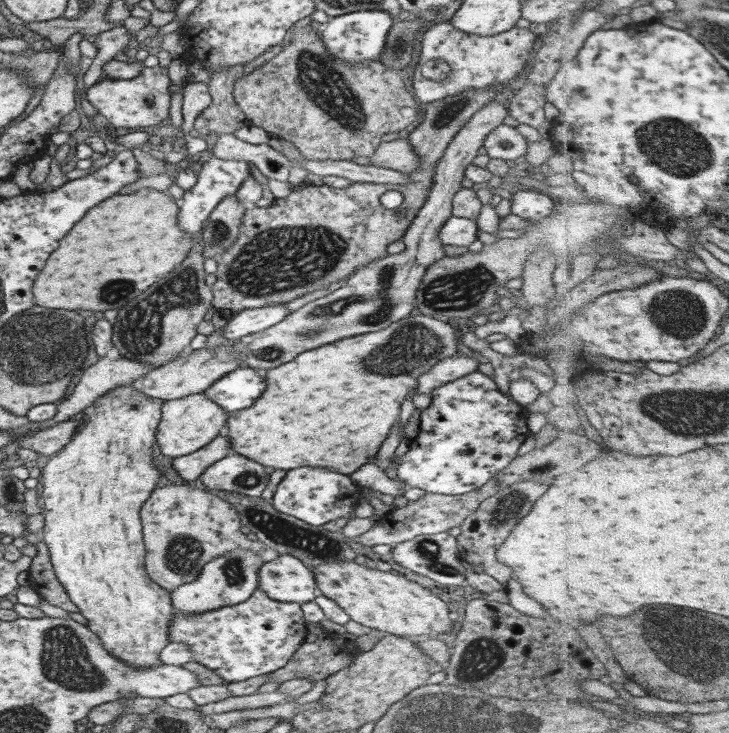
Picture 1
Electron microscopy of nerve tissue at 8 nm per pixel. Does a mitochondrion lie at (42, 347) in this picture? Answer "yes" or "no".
yes

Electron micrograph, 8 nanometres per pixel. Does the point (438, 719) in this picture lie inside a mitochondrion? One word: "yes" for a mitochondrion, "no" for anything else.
yes

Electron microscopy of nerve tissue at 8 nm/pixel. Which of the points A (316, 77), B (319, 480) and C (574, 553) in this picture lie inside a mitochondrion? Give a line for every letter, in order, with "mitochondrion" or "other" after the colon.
A: mitochondrion
B: other
C: other

